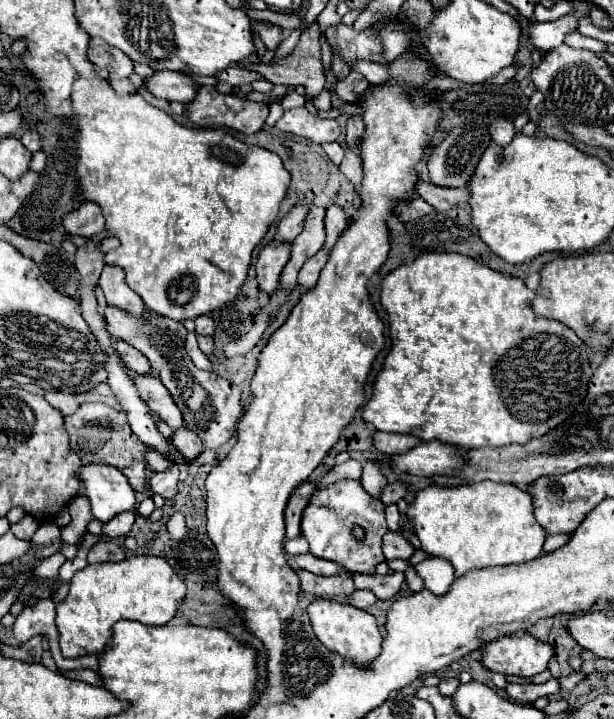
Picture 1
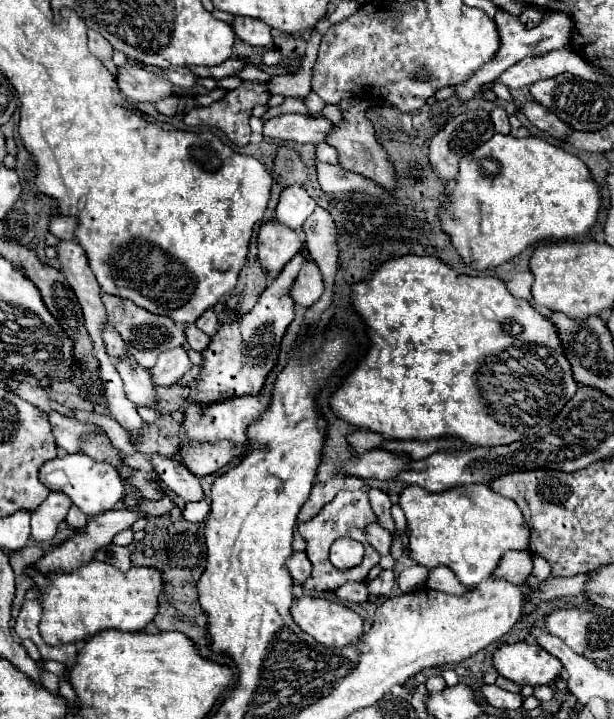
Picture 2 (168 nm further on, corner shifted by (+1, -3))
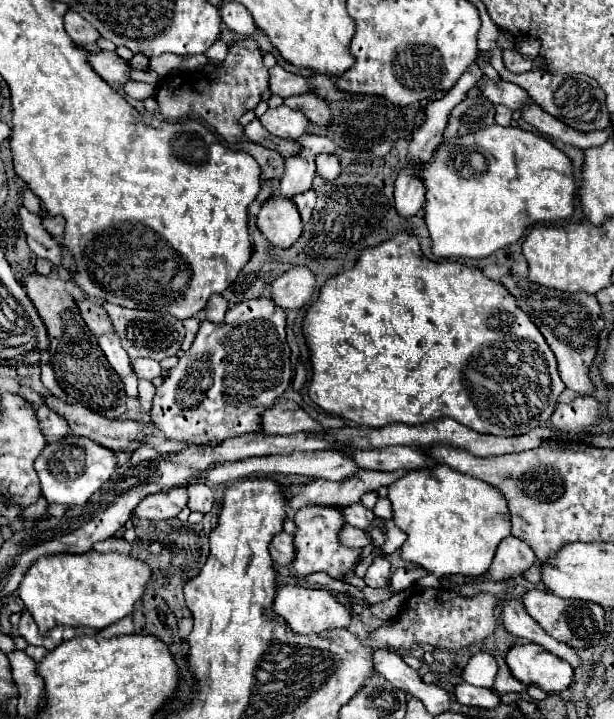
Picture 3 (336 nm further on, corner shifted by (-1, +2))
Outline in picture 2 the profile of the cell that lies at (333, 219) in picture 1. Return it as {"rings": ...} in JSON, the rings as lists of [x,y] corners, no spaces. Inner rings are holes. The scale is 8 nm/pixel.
{"rings":[[[317,207],[313,215],[303,225],[305,247],[311,259],[317,263],[325,287],[333,287],[333,277],[337,273],[337,231],[335,221],[323,207]]]}

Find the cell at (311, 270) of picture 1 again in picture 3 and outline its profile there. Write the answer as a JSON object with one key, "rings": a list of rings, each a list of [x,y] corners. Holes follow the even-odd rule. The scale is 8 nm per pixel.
{"rings":[[[295,266],[273,282],[271,298],[285,310],[303,308],[309,302],[315,284],[317,280],[315,274],[311,274],[311,270],[303,266]]]}

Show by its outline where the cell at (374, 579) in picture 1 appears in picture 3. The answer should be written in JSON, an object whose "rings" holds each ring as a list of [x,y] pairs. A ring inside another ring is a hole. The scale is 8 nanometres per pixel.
{"rings":[[[385,556],[375,558],[375,562],[369,566],[369,570],[367,570],[367,574],[365,574],[365,582],[367,582],[367,586],[383,588],[383,586],[389,584],[389,578],[391,578],[389,560],[387,560]]]}

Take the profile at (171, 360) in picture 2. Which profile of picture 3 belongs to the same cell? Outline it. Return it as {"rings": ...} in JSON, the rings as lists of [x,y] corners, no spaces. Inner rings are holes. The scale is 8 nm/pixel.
{"rings":[[[139,358],[139,360],[133,360],[133,370],[139,378],[147,378],[147,380],[153,380],[157,376],[161,376],[161,366],[159,362],[155,360],[147,360],[147,358]]]}

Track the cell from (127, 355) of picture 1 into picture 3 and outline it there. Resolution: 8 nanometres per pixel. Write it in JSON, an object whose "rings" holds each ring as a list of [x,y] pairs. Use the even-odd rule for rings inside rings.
{"rings":[[[85,298],[81,302],[77,302],[83,320],[87,322],[87,326],[99,336],[99,334],[111,334],[115,328],[111,326],[111,320],[107,318],[107,312],[103,310],[103,306],[93,300],[93,298]]]}

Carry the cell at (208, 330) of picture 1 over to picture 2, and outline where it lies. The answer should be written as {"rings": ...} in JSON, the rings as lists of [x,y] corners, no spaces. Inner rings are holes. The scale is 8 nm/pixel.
{"rings":[[[213,309],[205,311],[205,313],[197,319],[195,325],[197,325],[203,333],[207,333],[209,337],[215,335],[215,333],[217,333],[217,315],[215,315],[215,311],[213,311]]]}

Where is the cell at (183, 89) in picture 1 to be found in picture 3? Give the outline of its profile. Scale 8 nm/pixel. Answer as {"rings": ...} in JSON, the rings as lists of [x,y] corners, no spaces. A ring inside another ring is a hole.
{"rings":[[[97,52],[89,56],[89,62],[93,66],[93,70],[105,80],[109,82],[113,88],[123,88],[131,78],[131,64],[129,60],[121,58],[117,52]]]}

